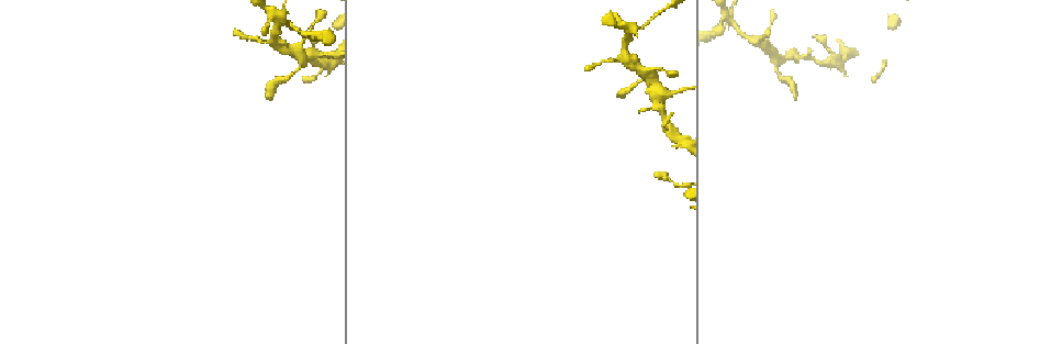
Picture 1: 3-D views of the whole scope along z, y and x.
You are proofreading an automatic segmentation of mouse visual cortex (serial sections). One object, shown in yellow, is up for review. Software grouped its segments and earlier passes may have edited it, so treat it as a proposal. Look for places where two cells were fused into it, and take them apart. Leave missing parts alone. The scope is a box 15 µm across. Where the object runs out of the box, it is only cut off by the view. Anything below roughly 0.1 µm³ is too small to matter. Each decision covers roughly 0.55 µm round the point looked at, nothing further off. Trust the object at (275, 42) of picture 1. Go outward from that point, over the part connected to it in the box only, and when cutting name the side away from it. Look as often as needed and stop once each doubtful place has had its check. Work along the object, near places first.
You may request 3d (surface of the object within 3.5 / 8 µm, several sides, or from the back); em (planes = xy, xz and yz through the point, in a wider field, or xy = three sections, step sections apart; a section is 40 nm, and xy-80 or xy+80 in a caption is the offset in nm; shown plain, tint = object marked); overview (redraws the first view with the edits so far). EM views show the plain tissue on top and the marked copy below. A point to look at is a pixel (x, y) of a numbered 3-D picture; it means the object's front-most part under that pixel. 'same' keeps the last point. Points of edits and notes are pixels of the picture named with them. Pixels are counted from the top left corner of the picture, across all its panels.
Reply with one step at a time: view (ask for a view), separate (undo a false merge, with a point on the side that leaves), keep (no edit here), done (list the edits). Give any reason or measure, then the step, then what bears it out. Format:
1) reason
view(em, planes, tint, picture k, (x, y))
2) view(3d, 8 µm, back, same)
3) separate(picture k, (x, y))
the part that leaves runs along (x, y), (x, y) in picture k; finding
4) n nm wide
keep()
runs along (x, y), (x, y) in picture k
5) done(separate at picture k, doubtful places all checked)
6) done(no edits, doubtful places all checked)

view(3d, 3.5 µm, picture 1, (631, 29))

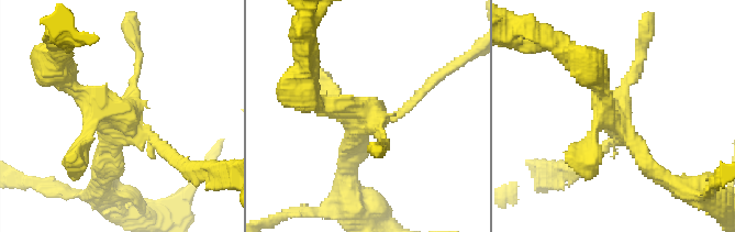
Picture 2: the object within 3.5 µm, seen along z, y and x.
view(em, xy, step 1, tint, picture 2, (119, 122))

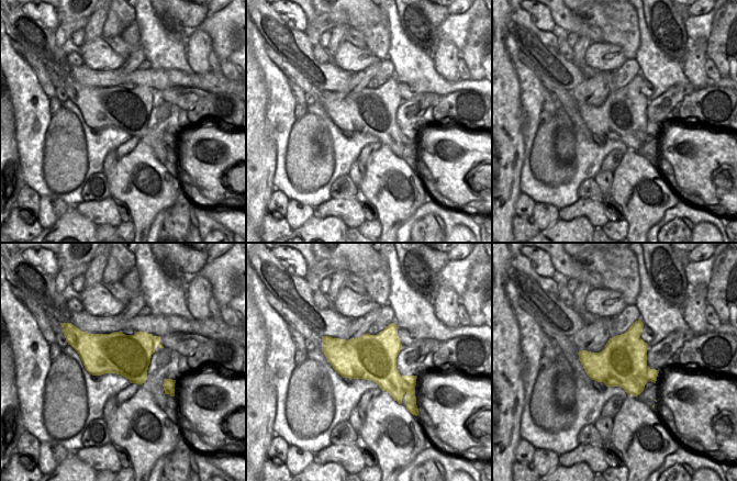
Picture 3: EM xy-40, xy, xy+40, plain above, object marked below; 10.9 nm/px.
keep()
runs along (347, 165), (358, 125), (402, 112), (419, 95) in picture 2; all the same cell

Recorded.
abrupt turn
view(3d, 3.5 µm, picture 1, (654, 75))

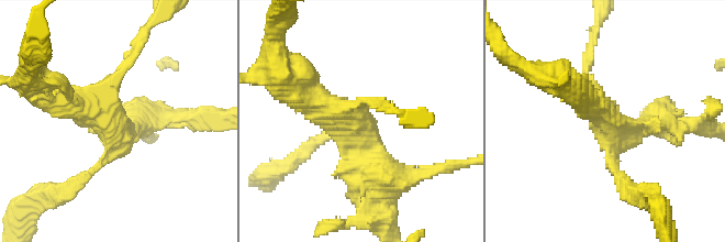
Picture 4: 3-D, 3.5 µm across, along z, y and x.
now the EM
view(em, xy, step 2, tint, picture 4, (361, 128))

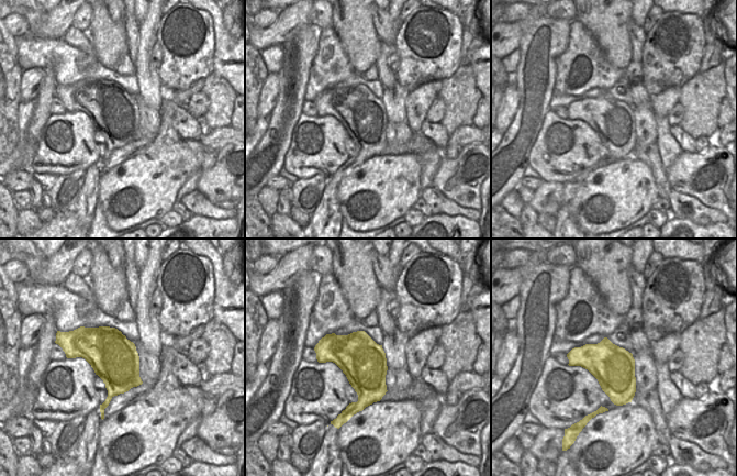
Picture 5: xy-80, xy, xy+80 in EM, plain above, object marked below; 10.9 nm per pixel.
another direction
view(em, xy, step 3, tint, same)

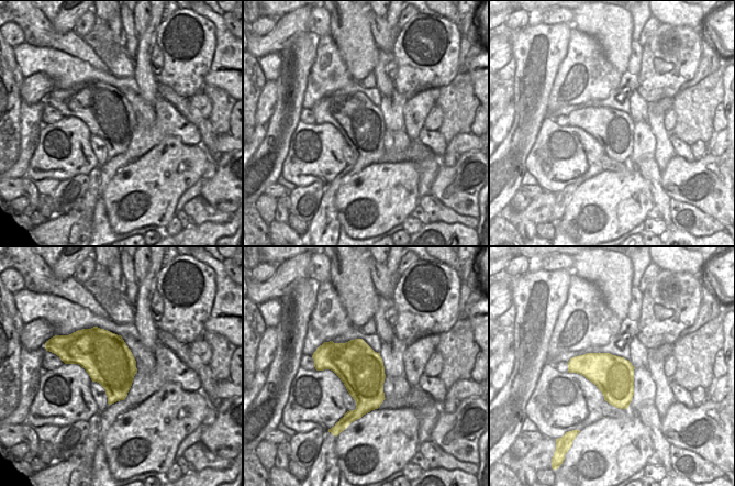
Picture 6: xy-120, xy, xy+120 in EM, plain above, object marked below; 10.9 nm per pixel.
keep()
runs along (302, 99), (363, 132), (372, 195) in picture 4; continuous, no second cell

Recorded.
three-way junction
view(3d, 8 µm, picture 1, (804, 55))

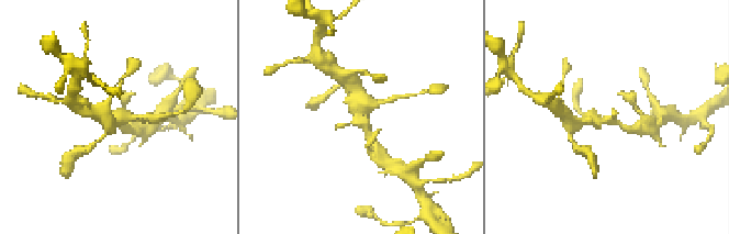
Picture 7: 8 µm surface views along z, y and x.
view(3d, 3.5 µm, picture 7, (605, 120))

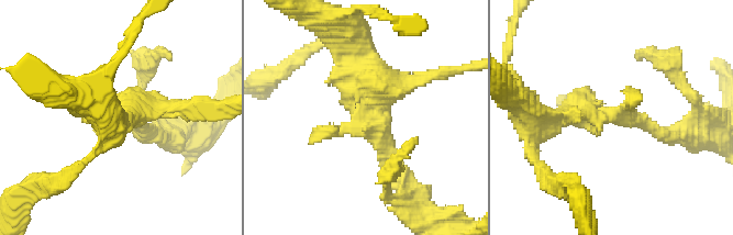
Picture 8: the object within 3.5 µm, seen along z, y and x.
now the EM
view(em, planes, tint, picture 8, (614, 116))

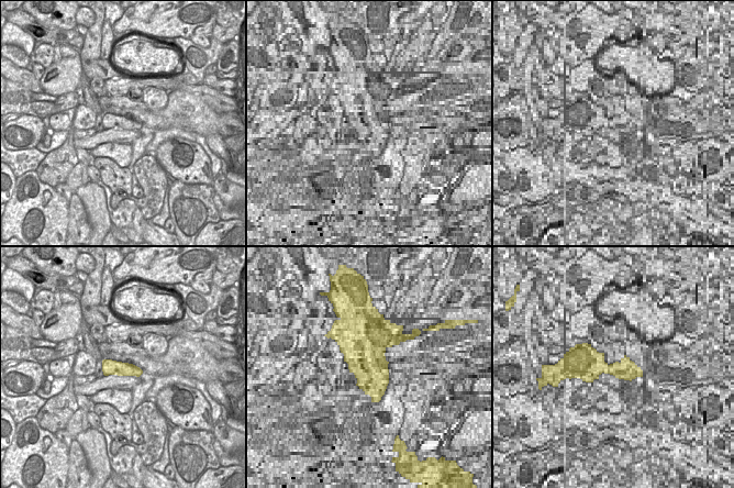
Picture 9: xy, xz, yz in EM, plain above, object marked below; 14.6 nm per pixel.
220 nm wide
keep()
runs along (361, 48), (370, 130), (401, 171) in picture 8; one cell here

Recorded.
done(no edits, doubtful places all checked)

